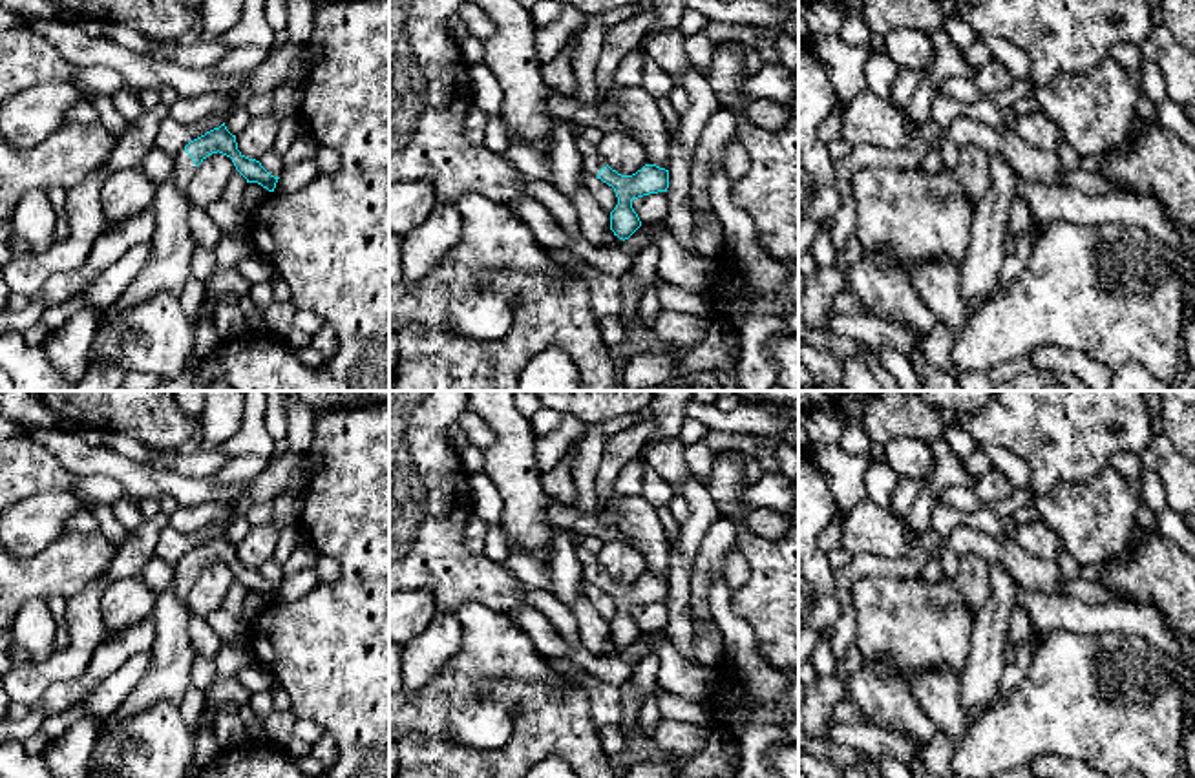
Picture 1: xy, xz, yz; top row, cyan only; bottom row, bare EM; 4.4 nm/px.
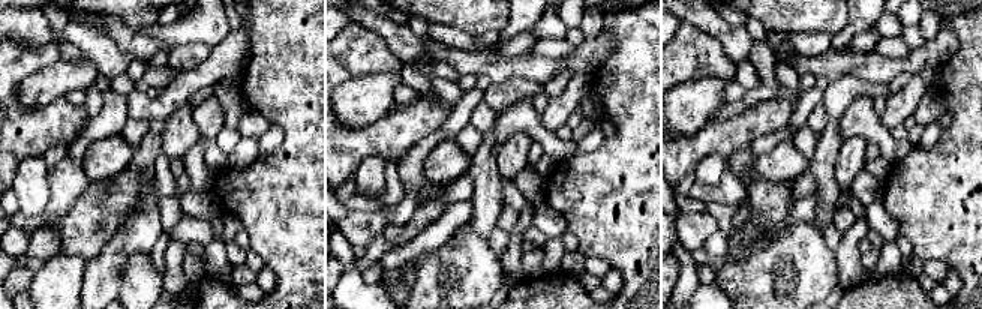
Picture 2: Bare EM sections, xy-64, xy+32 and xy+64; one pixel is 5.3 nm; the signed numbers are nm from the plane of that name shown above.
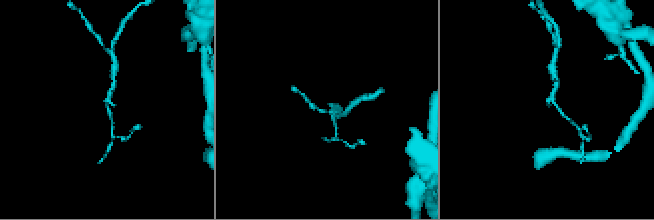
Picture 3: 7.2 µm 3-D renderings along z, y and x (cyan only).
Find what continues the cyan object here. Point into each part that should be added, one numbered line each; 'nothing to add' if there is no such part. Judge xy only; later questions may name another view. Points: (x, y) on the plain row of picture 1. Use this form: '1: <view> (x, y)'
1: xy (183, 579)

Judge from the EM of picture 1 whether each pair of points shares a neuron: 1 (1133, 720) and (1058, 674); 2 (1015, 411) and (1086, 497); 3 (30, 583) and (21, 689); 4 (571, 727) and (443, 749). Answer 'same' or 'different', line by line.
1: same
2: different
3: different
4: same

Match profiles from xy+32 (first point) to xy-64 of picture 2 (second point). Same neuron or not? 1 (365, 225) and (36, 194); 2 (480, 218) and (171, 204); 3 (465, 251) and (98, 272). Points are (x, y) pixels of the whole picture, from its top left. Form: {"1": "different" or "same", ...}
{"1": "different", "2": "different", "3": "different"}

